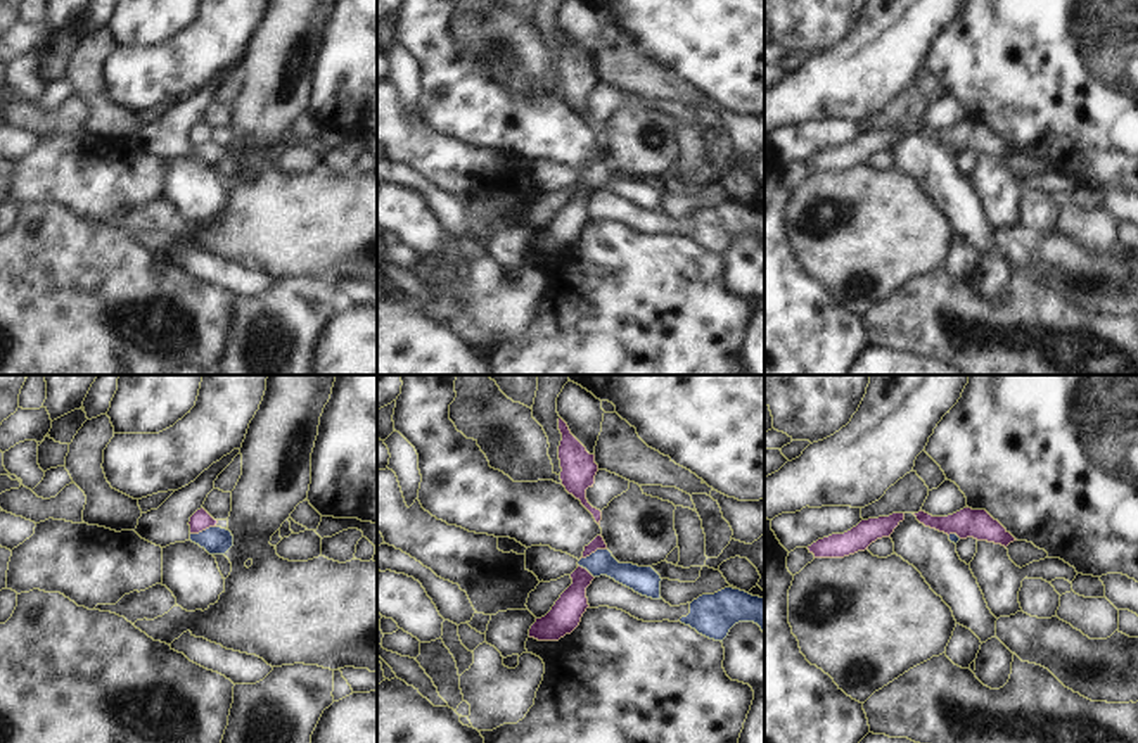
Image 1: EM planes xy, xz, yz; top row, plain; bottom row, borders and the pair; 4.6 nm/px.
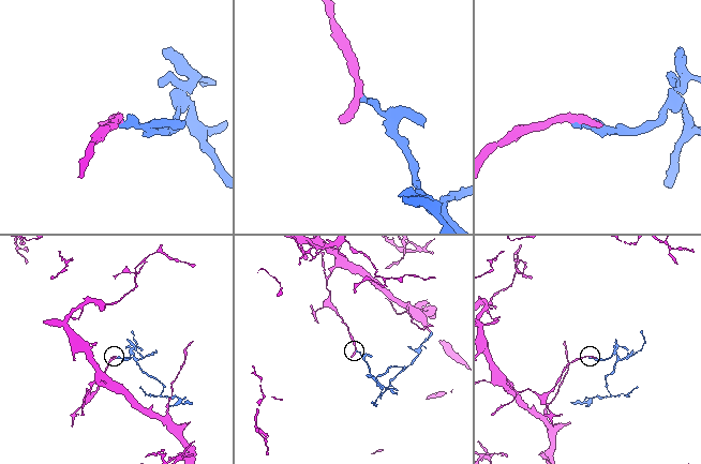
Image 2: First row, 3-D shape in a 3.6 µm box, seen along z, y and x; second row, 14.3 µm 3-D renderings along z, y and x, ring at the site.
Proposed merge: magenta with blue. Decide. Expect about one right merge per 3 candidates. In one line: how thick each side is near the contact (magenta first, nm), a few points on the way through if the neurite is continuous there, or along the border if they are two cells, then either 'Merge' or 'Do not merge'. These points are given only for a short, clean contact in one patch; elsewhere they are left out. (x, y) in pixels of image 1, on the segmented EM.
Thickness 60 nm (magenta) against 120 nm. Boundary: xz (606, 548), (597, 548), (580, 560). Do not merge.

